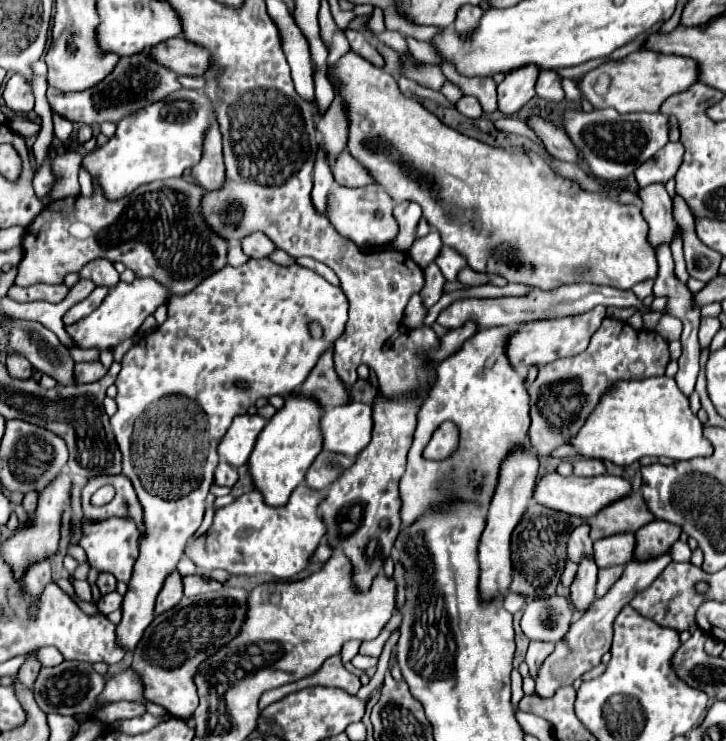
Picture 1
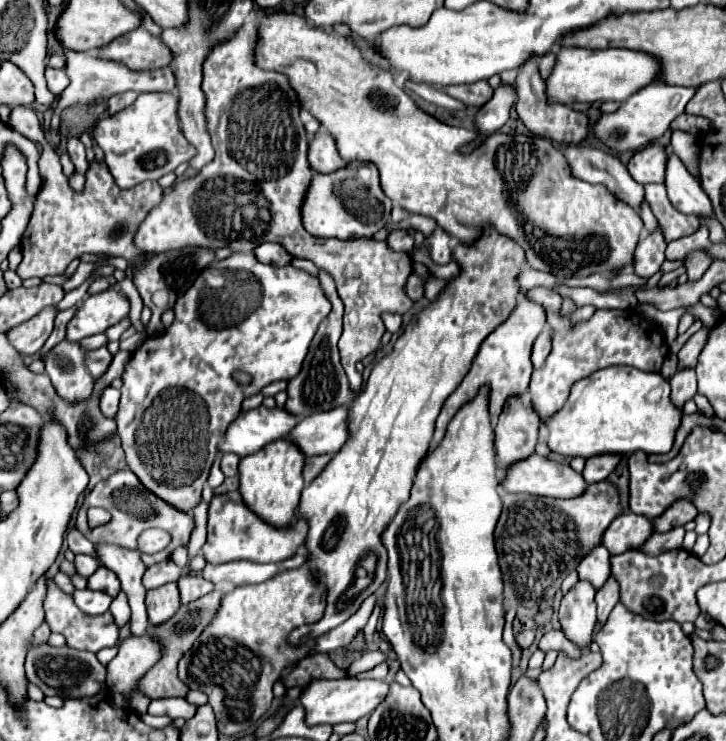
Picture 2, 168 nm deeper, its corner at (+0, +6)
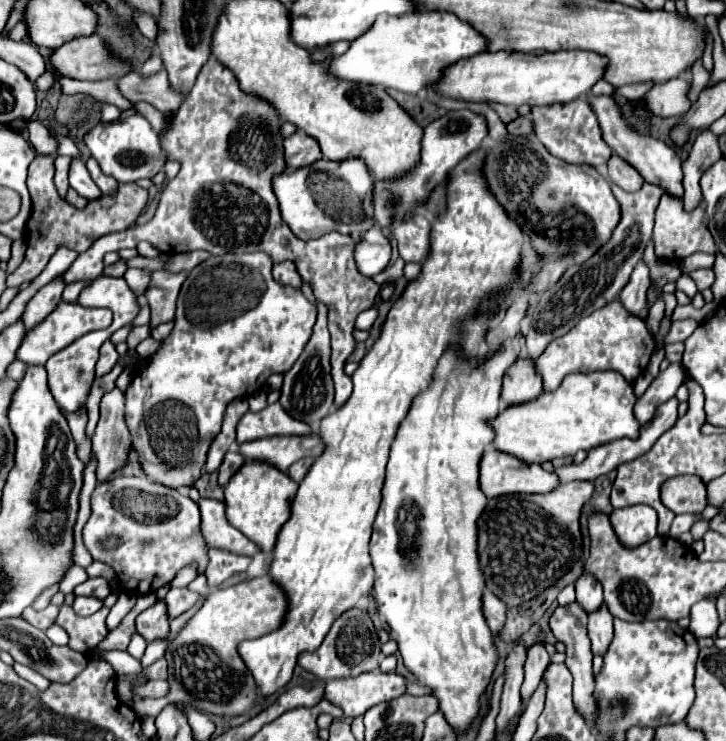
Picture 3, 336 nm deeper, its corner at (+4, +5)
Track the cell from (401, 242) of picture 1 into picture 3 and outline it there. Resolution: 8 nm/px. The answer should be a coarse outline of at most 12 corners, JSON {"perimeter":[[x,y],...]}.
{"perimeter":[[379,228],[355,248],[359,272],[375,276],[391,260],[391,244]]}

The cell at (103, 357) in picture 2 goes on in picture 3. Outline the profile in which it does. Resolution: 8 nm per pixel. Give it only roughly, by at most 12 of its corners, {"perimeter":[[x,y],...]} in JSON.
{"perimeter":[[107,340],[101,346],[97,376],[107,374],[117,364],[119,354]]}

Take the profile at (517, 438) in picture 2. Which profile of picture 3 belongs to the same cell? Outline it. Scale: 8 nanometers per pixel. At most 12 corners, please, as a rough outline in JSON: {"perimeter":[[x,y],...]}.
{"perimeter":[[521,356],[503,376],[501,402],[517,406],[543,392],[535,364]]}

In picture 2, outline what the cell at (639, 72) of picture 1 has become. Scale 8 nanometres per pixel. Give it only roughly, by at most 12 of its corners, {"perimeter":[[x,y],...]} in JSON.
{"perimeter":[[563,47],[551,103],[627,101],[659,61],[629,49]]}

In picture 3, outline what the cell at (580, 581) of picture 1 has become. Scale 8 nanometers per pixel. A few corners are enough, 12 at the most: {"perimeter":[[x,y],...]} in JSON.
{"perimeter":[[579,602],[549,618],[565,644],[573,700],[593,724],[595,696],[587,612]]}

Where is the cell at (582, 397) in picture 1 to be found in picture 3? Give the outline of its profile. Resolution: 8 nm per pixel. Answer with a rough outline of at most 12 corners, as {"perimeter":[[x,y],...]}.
{"perimeter":[[619,300],[535,360],[543,392],[567,374],[619,370],[635,382],[655,338]]}

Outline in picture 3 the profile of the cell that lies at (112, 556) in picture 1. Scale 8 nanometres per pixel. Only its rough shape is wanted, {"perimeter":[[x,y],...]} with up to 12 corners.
{"perimeter":[[133,634],[127,652],[141,658],[147,646],[141,634]]}

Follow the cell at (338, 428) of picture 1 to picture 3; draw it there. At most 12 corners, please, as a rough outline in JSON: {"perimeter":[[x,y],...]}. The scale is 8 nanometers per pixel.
{"perimeter":[[305,436],[263,438],[239,446],[247,460],[283,472],[301,458],[319,458],[325,442]]}

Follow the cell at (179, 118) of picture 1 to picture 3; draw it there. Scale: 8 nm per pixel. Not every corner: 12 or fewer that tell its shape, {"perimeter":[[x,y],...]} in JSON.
{"perimeter":[[141,114],[99,122],[85,146],[119,184],[169,162]]}

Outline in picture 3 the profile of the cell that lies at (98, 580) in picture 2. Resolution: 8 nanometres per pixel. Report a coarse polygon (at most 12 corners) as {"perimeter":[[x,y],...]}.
{"perimeter":[[89,578],[75,588],[79,596],[105,600],[111,594],[105,578]]}

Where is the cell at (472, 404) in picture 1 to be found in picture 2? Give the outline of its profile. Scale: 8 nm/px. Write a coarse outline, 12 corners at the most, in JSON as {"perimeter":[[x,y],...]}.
{"perimeter":[[521,297],[481,343],[473,367],[447,397],[431,449],[481,385],[489,411],[529,387],[531,347],[545,307]]}

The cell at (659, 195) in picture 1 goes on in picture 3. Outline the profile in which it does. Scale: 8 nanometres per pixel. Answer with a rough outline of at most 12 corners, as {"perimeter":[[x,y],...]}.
{"perimeter":[[641,260],[621,290],[623,306],[647,316],[649,266]]}

